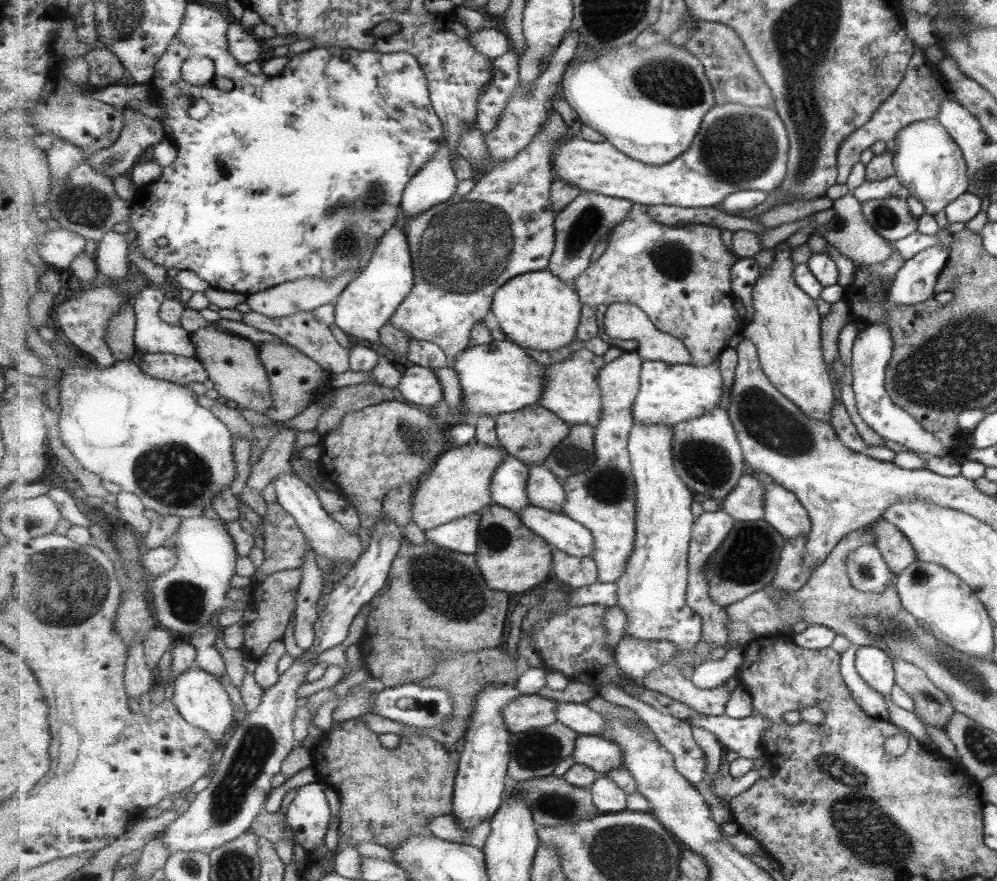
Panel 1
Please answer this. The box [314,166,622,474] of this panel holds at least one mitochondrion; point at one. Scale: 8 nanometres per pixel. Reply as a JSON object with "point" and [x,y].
{"point":[463,249]}

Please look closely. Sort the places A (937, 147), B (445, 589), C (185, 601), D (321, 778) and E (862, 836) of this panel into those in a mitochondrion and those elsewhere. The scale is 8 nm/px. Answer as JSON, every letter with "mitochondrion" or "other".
{"A":"other","B":"mitochondrion","C":"mitochondrion","D":"other","E":"mitochondrion"}

